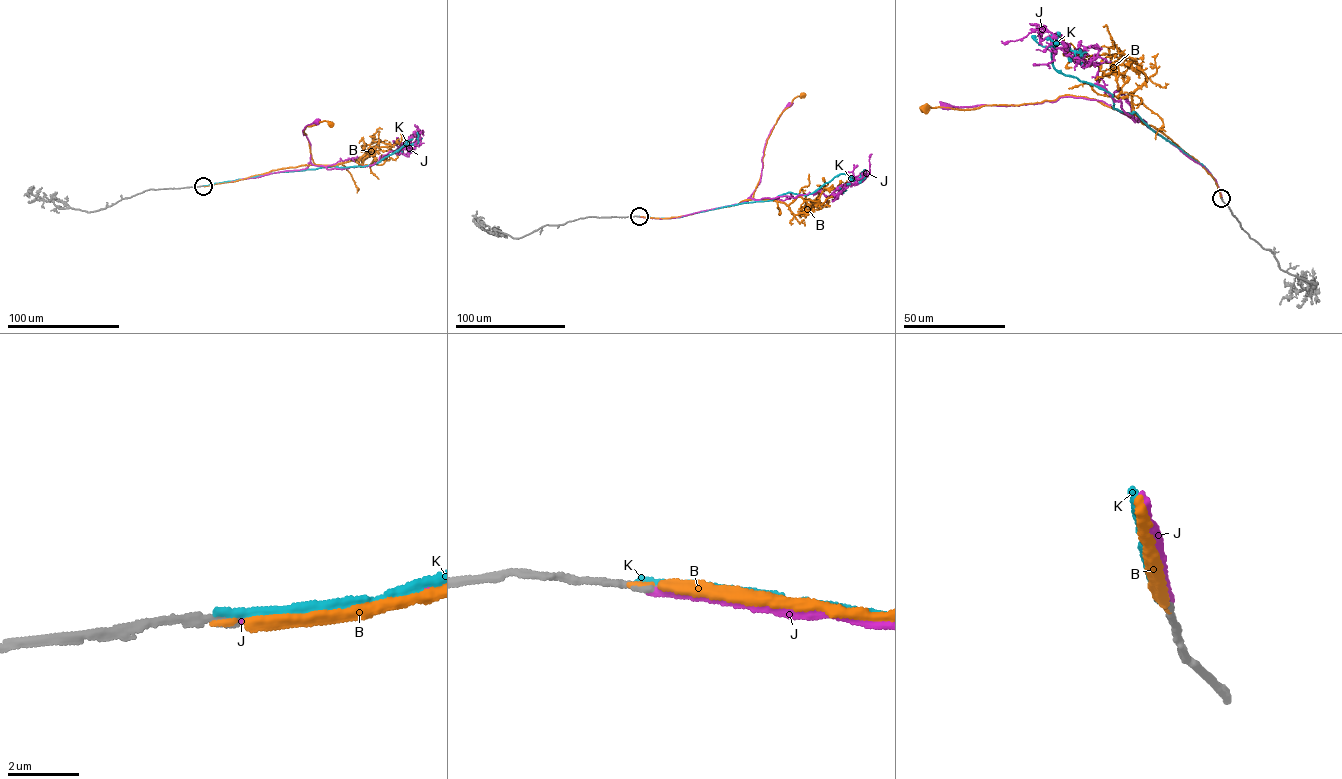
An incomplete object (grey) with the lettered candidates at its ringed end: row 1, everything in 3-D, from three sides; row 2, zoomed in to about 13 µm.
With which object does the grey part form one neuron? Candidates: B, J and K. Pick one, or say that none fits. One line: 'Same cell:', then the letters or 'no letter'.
Same cell: J

